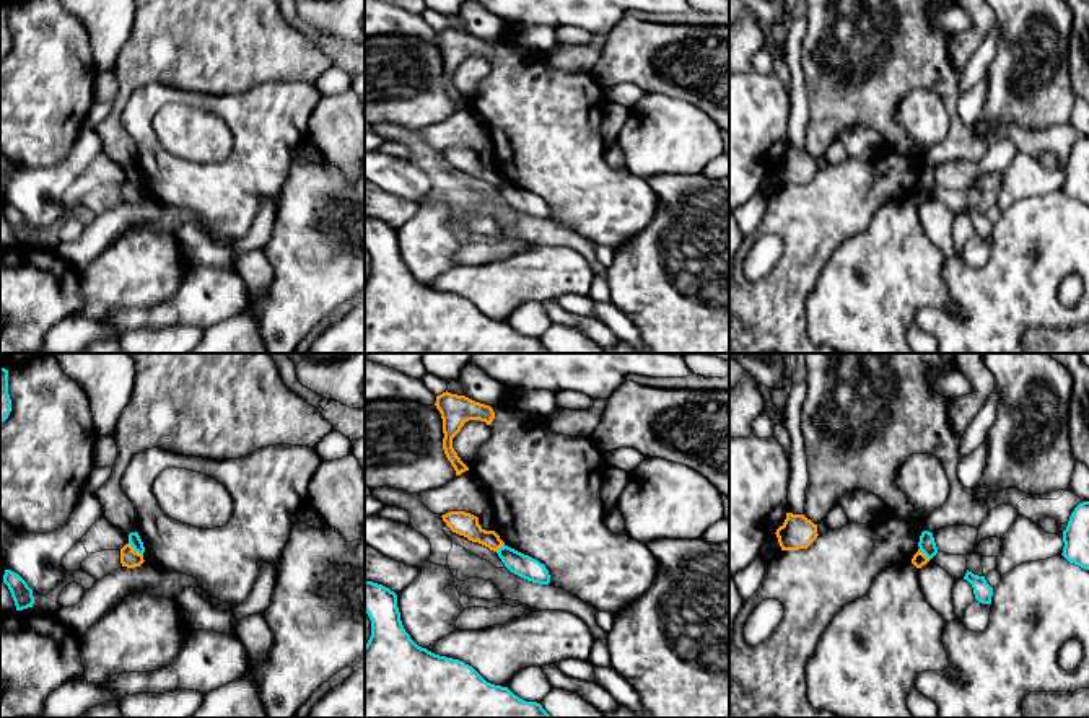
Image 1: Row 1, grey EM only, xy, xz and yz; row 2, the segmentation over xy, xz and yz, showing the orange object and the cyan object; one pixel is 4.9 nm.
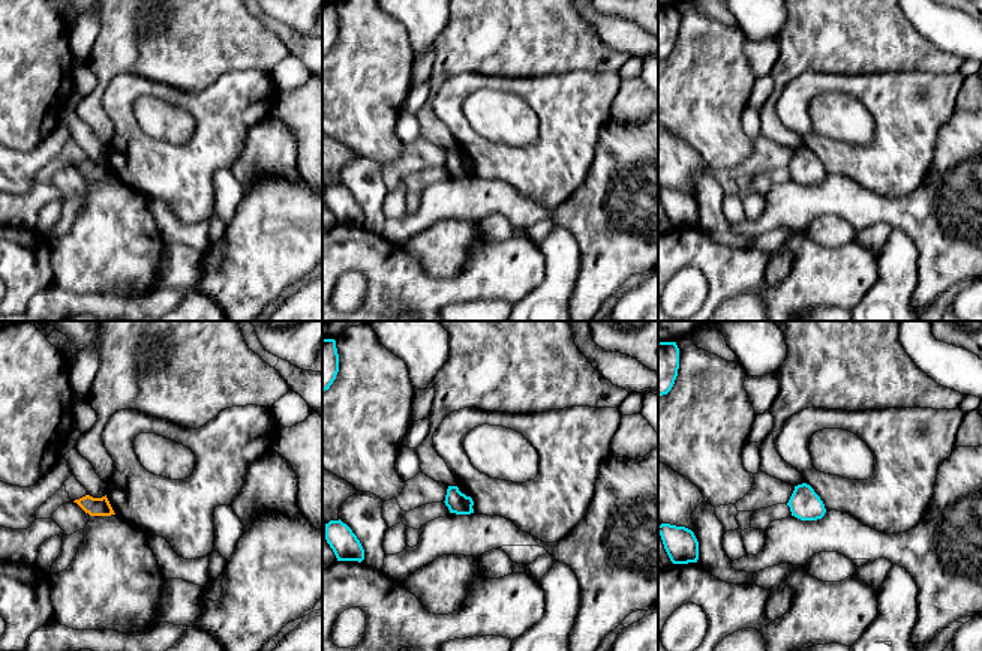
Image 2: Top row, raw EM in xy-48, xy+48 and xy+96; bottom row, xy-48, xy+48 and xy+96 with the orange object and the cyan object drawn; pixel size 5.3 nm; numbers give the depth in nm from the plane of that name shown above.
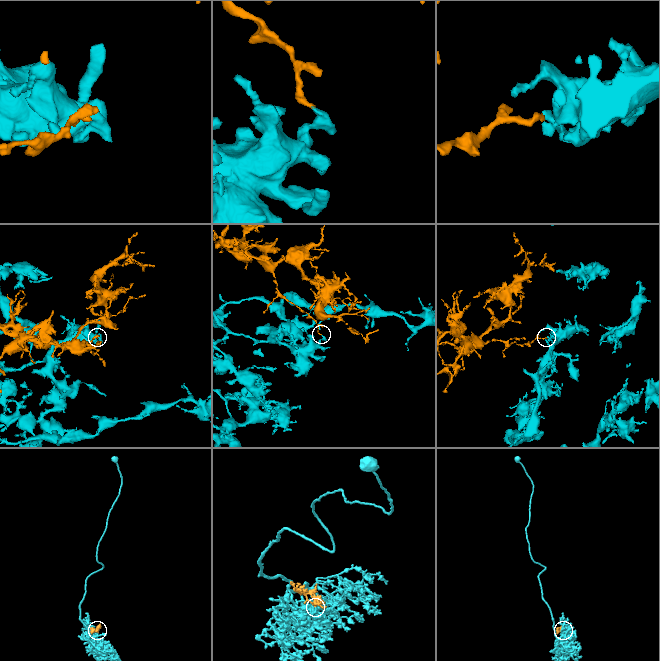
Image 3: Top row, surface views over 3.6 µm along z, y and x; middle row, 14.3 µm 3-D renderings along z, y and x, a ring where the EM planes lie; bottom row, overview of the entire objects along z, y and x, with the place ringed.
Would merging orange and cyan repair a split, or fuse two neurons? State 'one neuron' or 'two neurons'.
two neurons

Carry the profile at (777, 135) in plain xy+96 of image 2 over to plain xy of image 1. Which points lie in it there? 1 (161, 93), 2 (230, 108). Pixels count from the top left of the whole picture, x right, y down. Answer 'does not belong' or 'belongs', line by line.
1: does not belong
2: does not belong

